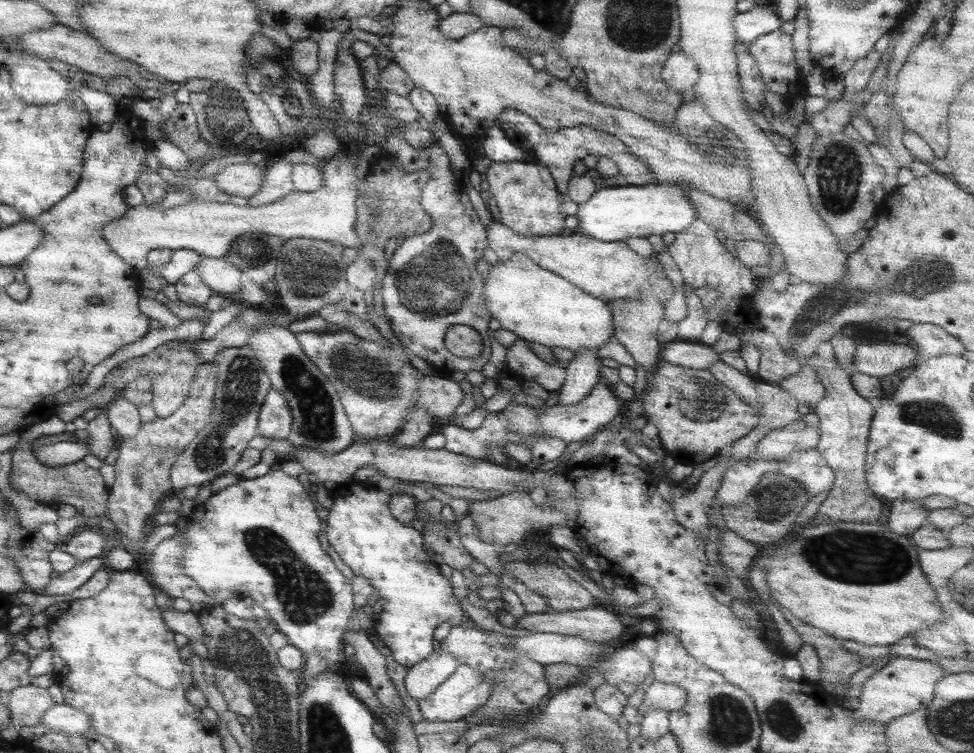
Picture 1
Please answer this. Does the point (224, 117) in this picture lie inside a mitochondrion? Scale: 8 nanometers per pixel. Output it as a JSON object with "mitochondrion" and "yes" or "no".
{"mitochondrion":"yes"}

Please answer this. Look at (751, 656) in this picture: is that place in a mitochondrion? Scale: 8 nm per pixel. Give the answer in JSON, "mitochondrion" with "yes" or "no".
{"mitochondrion":"no"}

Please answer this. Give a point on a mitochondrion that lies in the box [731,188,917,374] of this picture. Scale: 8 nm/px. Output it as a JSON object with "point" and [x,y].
{"point":[820,308]}

